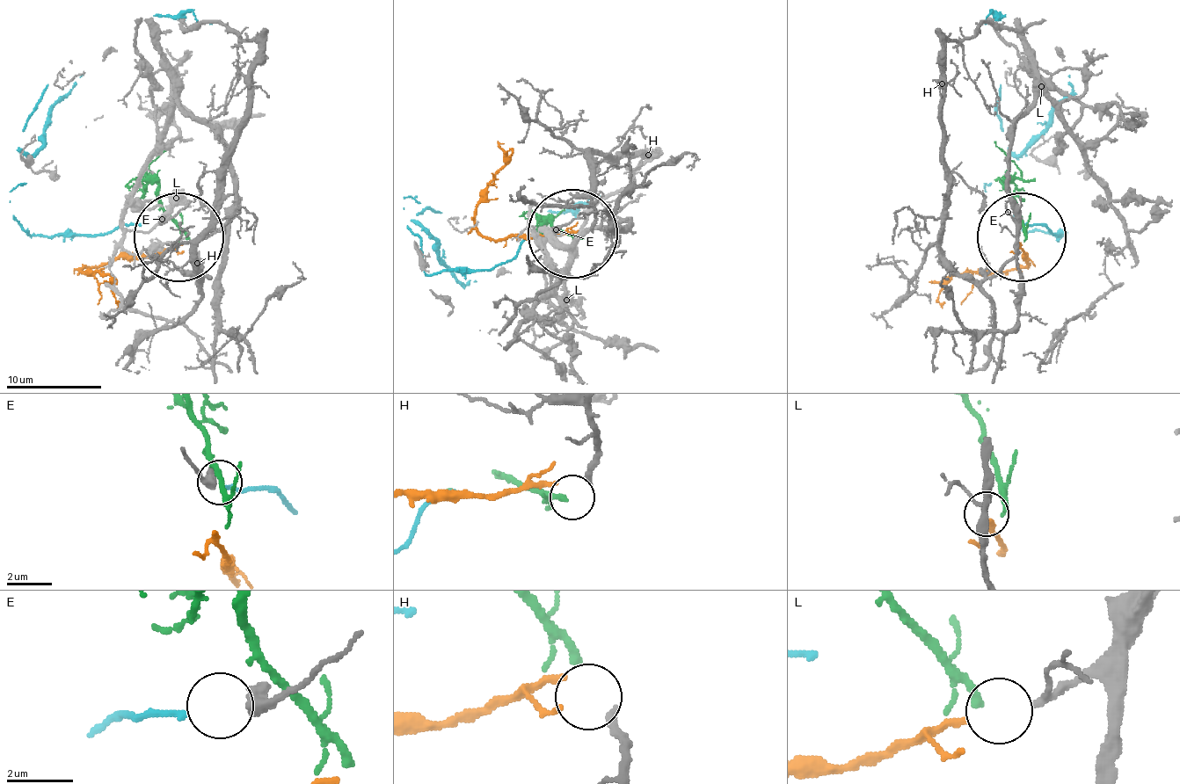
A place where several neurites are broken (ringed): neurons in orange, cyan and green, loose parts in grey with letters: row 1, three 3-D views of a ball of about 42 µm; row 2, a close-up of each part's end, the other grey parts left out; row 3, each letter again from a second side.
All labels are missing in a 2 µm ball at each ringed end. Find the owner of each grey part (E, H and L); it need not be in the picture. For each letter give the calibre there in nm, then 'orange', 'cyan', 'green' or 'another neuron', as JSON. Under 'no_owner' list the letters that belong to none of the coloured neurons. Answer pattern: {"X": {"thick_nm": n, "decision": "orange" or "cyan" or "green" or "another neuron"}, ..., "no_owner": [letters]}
{"E": {"thick_nm": 480, "decision": "cyan"}, "H": {"thick_nm": 240, "decision": "green"}, "L": {"thick_nm": 170, "decision": "orange"}, "no_owner": []}

